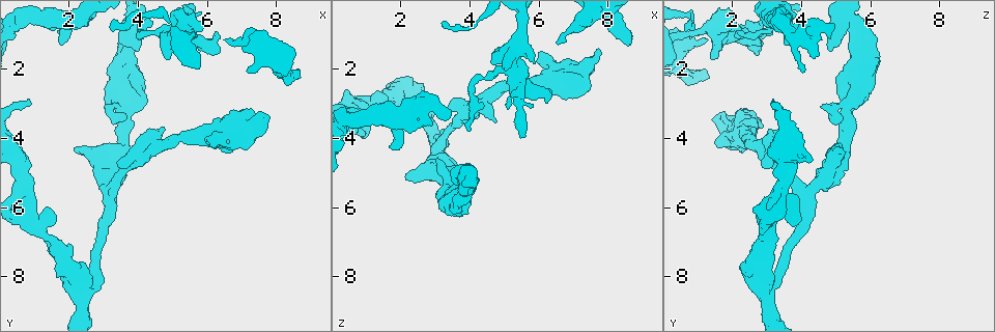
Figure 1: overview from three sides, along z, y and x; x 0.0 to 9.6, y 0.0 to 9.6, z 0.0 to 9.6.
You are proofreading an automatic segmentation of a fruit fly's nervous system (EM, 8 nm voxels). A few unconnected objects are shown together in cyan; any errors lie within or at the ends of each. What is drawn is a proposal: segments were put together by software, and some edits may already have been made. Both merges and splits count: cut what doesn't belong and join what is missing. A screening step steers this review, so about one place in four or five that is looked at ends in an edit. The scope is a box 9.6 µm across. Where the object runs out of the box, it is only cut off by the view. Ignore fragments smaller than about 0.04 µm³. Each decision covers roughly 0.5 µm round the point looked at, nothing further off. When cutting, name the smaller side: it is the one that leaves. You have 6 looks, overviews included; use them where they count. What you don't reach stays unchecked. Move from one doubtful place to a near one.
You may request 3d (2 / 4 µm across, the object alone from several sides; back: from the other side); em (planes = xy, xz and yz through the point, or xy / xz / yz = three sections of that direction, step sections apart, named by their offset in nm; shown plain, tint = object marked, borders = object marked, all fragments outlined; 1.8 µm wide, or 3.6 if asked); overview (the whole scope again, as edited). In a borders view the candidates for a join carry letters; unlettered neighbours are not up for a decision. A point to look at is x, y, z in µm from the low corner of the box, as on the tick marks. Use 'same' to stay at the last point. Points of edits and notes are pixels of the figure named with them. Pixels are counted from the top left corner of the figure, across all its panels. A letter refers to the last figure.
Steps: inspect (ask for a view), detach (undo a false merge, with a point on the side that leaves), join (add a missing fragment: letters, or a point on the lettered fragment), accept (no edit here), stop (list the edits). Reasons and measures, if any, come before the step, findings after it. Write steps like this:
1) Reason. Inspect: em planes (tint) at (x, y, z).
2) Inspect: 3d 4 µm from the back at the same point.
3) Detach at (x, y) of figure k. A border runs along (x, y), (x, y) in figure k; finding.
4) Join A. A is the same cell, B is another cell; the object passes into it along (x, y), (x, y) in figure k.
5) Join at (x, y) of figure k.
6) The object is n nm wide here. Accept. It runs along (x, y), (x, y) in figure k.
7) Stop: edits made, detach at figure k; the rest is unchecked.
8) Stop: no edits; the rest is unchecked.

Arms part here. Inspect: em 3.6 µm planes (plain) at (6.00, 3.80, 2.40).

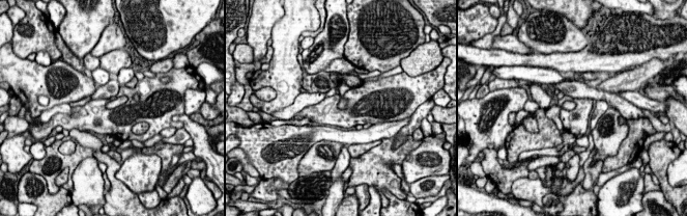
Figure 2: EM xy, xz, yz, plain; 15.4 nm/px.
Inspect: em 3.6 µm planes (tint) at the same point.

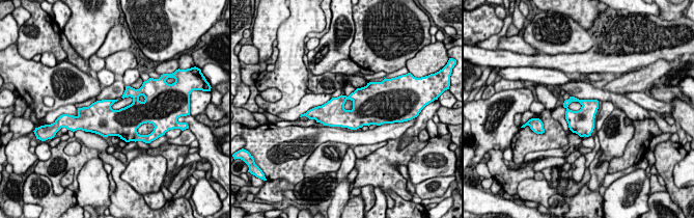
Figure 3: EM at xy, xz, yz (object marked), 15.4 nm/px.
Inspect: em 3.6 µm planes (borders) at the same point.

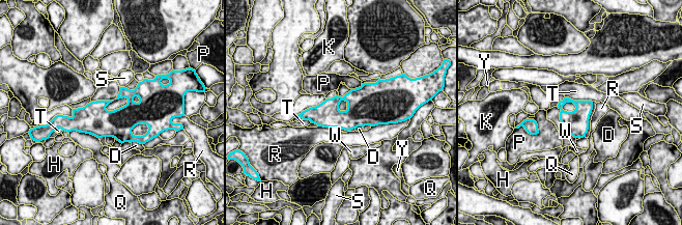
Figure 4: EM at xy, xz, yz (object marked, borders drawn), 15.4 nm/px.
Accept. D, H, K, P, Q, R, S, T, W and Y are other cells; a border runs along (565, 96), (592, 102) in figure 4; continuous, no second neuron.

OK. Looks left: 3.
Looks like a crossing. Inspect: em planes (plain) at (3.95, 0.80, 5.60).

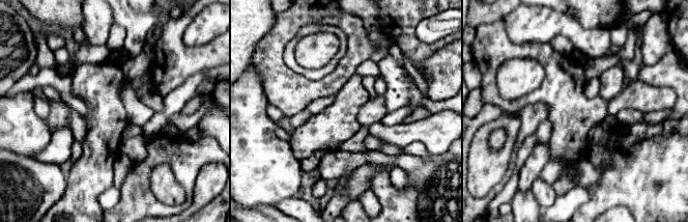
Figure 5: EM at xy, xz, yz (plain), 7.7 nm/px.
Inspect: em planes (borders) at the same point.

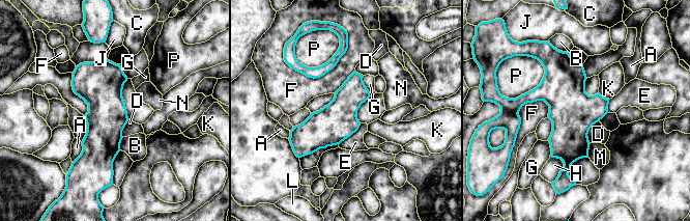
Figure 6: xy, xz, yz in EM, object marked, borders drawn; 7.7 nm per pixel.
Accept. A, B, C, D, E, F, G, H, J, K, L, M, N and P are other cells; all the same neuron.

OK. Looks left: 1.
Stop: no edits; the rest is unchecked.

